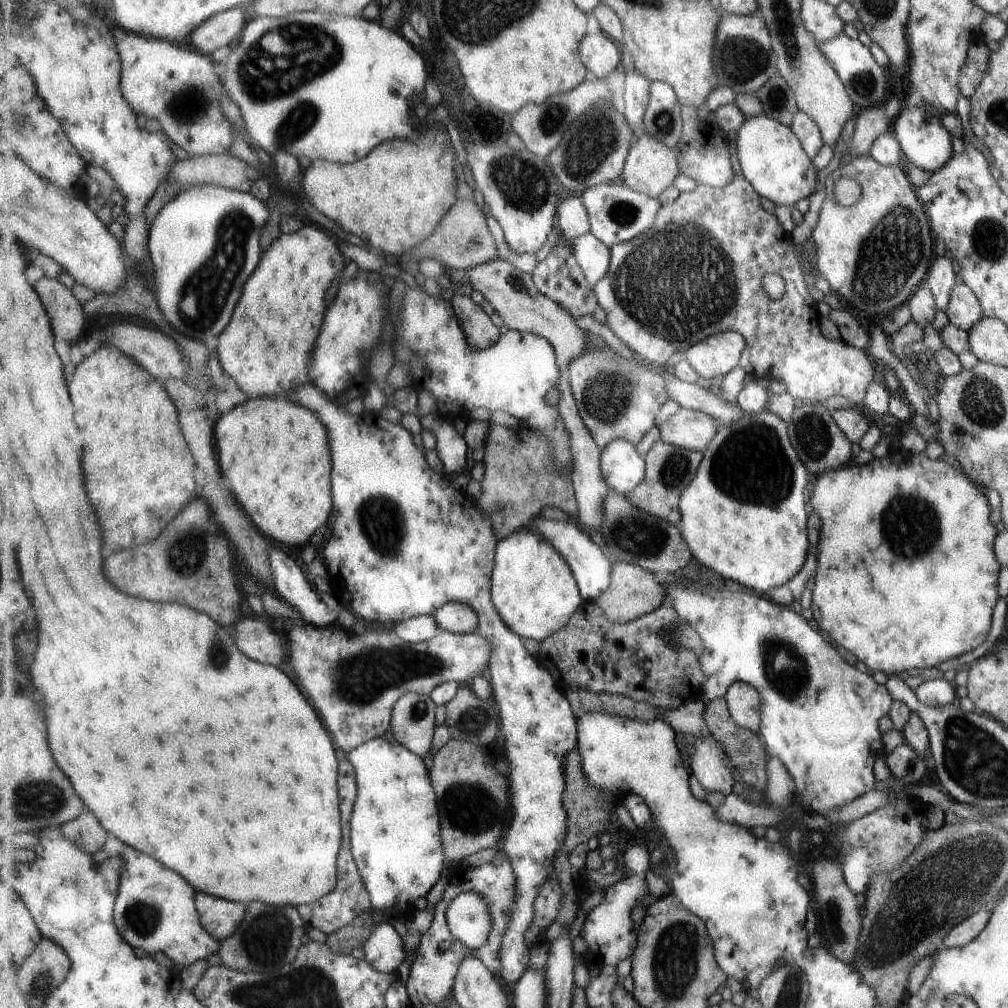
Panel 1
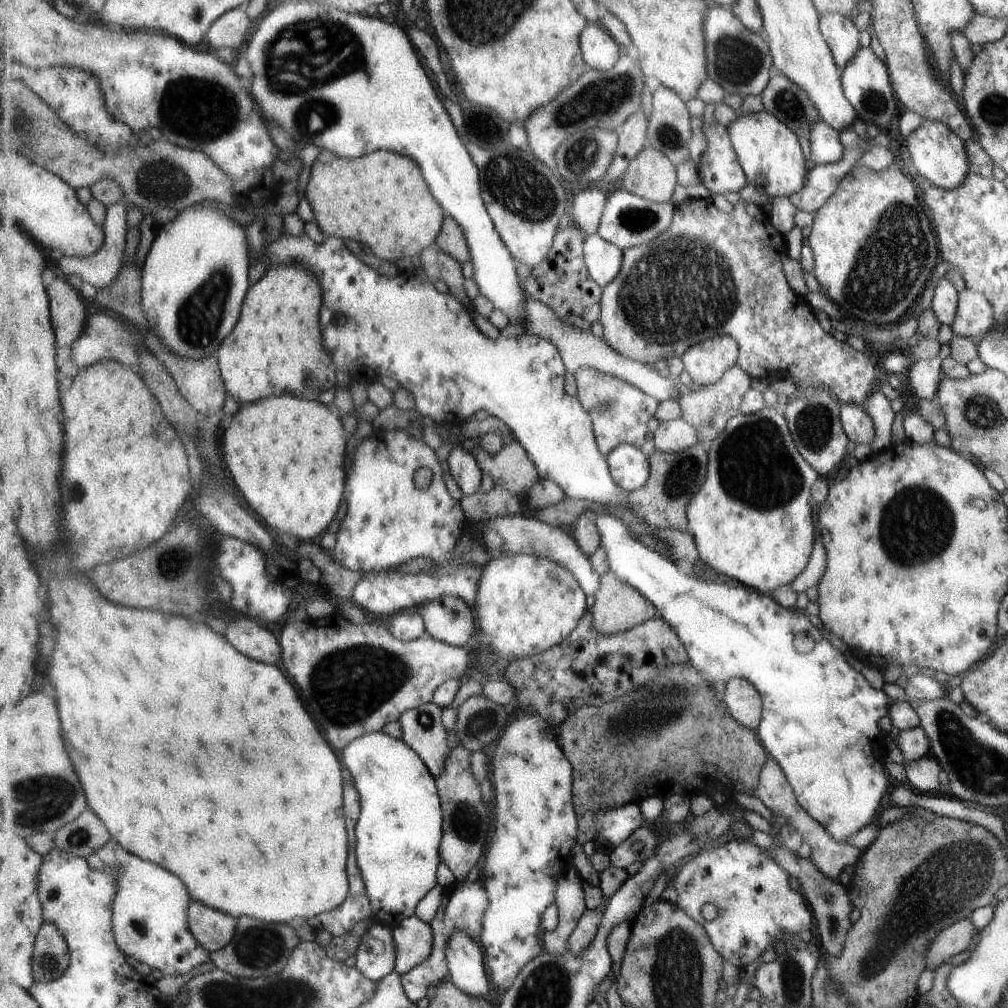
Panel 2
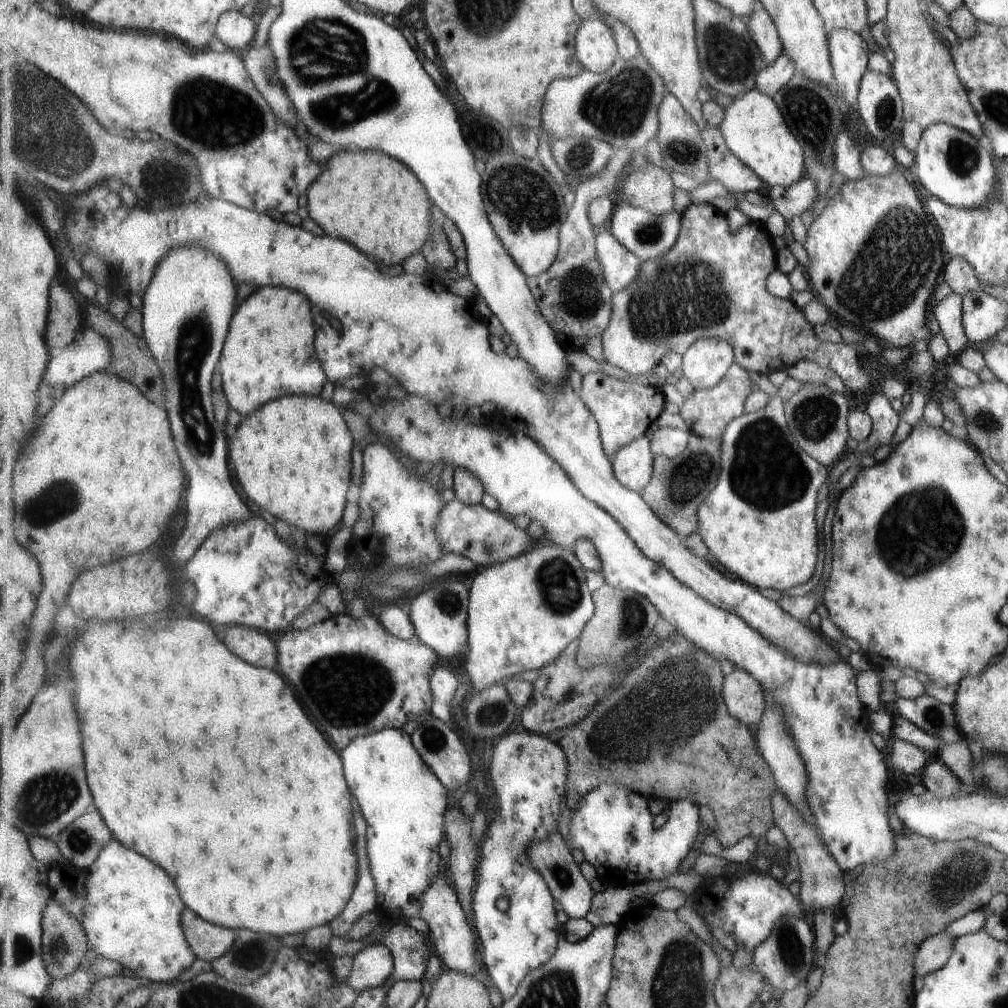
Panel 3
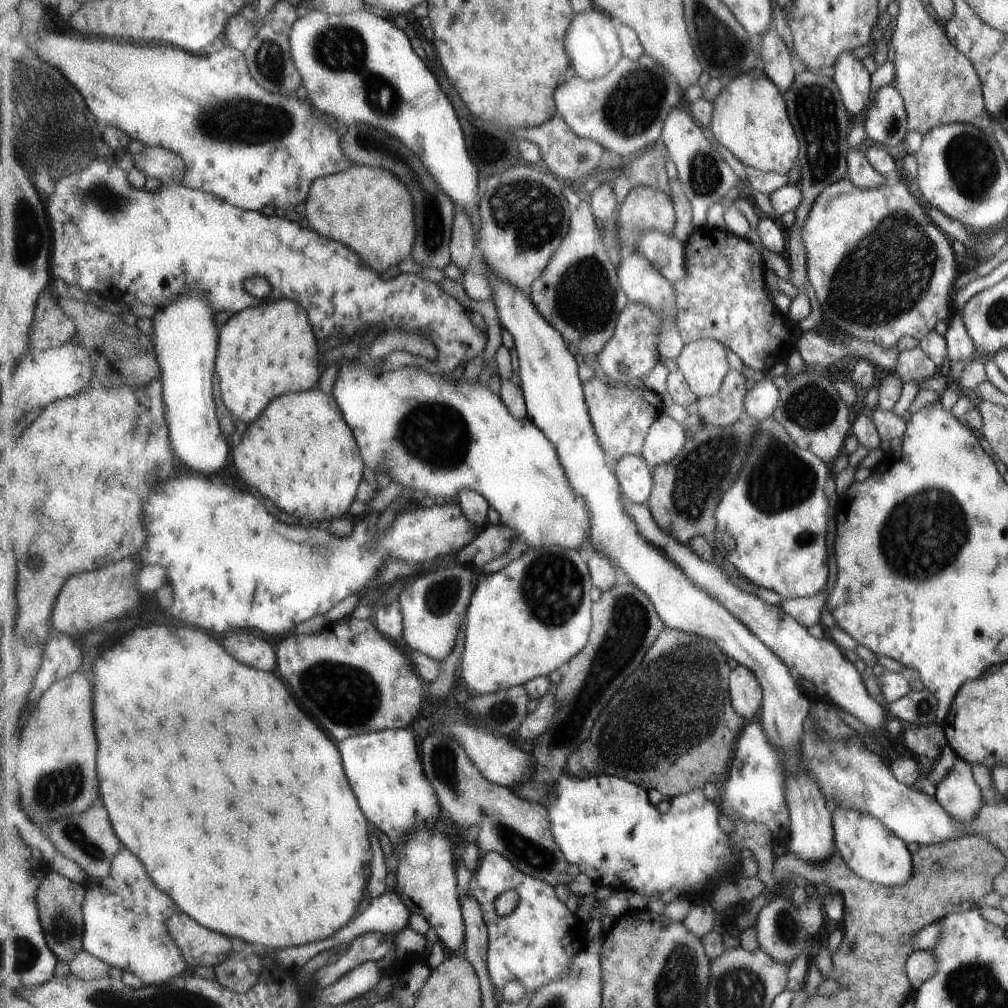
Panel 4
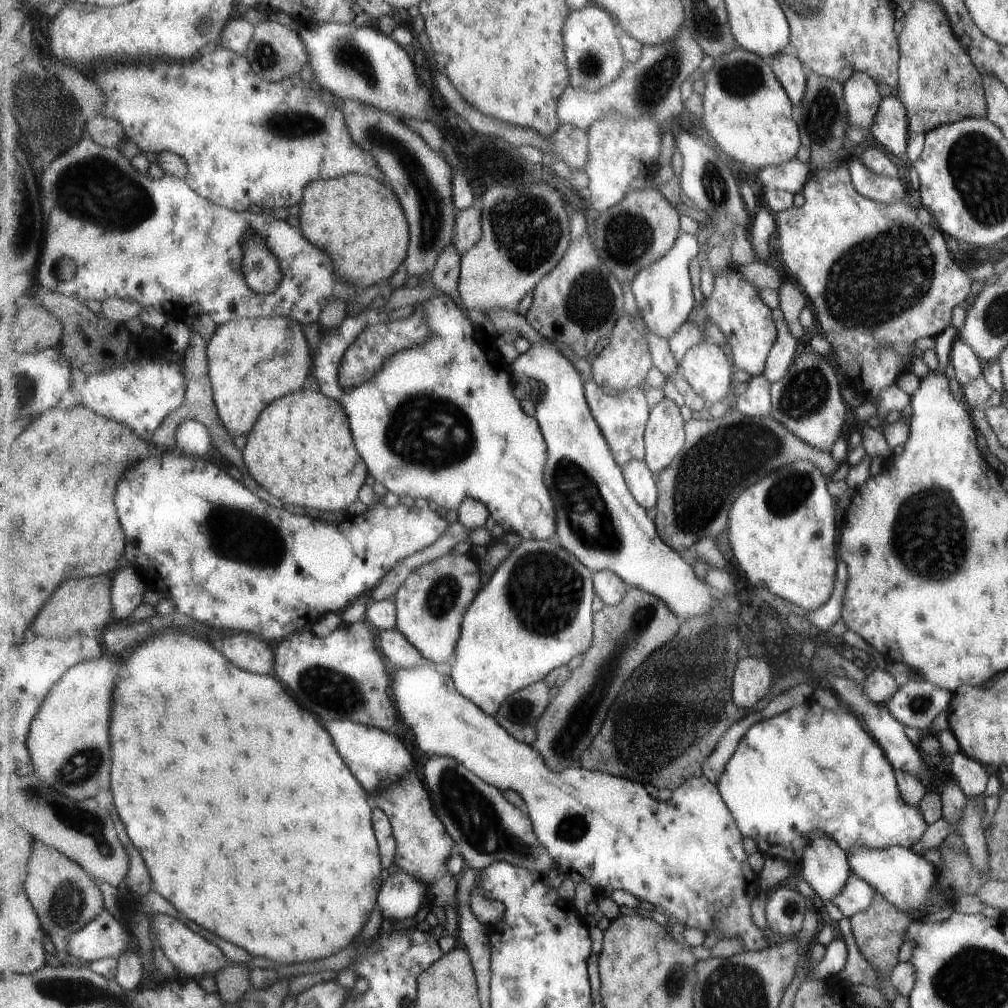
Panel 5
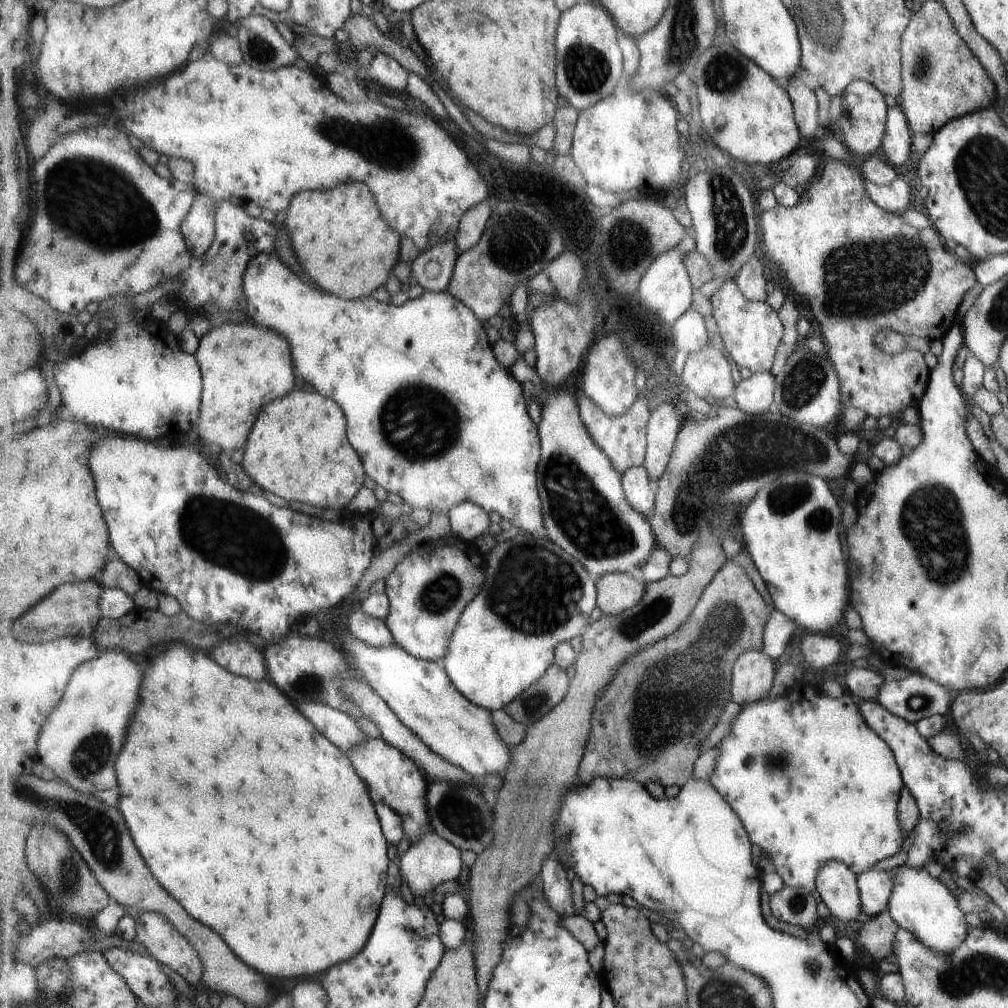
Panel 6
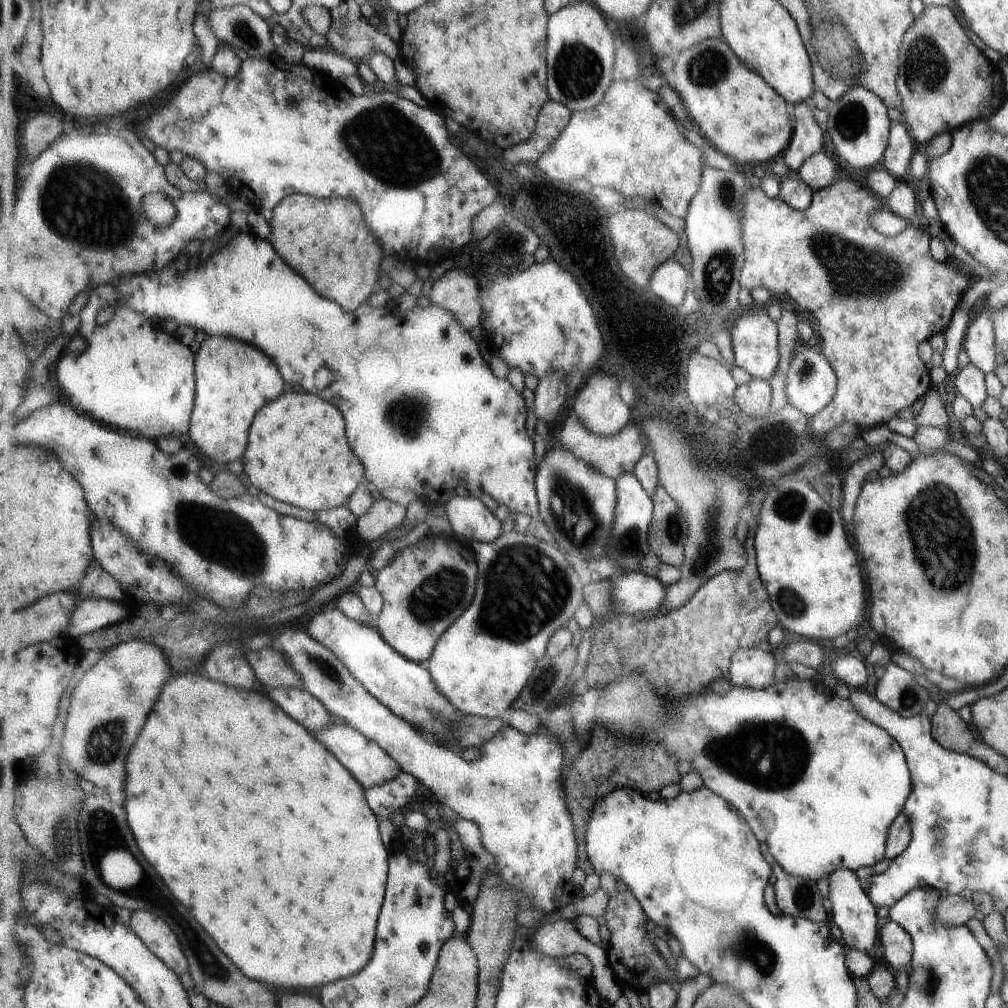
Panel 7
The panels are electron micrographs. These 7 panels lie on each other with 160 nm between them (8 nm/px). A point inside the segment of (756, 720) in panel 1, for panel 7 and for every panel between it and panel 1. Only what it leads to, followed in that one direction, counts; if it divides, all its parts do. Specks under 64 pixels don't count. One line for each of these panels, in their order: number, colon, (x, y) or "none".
2: (742, 698)
3: (743, 694)
4: (747, 693)
5: (753, 678)
6: (754, 672)
7: (753, 668)

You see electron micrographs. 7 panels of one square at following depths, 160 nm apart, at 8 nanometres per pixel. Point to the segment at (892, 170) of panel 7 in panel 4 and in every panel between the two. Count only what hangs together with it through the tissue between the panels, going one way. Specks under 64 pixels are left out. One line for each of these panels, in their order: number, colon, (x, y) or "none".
4: (885, 121)
5: (889, 129)
6: (895, 143)

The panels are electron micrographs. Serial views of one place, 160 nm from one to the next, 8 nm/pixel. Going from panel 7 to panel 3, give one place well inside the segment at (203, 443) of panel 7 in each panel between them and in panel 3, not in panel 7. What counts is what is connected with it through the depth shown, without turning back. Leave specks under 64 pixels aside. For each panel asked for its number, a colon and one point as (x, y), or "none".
3: (270, 353)
4: (267, 351)
5: (244, 374)
6: (245, 366)

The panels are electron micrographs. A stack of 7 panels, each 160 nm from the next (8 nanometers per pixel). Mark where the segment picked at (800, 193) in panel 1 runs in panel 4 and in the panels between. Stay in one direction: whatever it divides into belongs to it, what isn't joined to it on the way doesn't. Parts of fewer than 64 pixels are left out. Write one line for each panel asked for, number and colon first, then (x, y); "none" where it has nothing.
2: (767, 149)
3: (754, 126)
4: (750, 119)

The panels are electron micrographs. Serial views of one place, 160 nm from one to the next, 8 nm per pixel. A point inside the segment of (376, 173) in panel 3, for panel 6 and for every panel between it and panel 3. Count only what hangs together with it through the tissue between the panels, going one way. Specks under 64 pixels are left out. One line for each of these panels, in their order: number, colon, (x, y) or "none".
4: (382, 214)
5: (358, 220)
6: (350, 249)

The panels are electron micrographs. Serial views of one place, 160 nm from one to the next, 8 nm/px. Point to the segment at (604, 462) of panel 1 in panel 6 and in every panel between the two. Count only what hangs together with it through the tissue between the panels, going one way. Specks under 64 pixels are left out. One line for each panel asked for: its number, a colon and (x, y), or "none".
2: (630, 468)
3: (634, 465)
4: (635, 476)
5: (641, 479)
6: (638, 485)

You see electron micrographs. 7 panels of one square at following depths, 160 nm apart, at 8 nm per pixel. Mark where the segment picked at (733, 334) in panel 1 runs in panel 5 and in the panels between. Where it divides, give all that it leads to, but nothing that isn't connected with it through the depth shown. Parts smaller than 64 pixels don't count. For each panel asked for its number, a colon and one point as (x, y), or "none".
2: (706, 362)
3: (706, 363)
4: (704, 363)
5: (706, 366)

